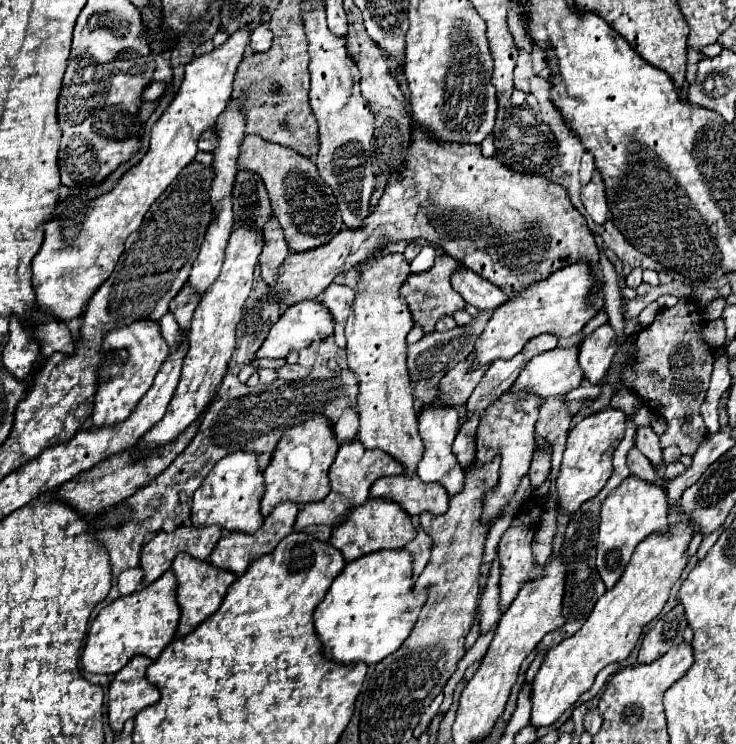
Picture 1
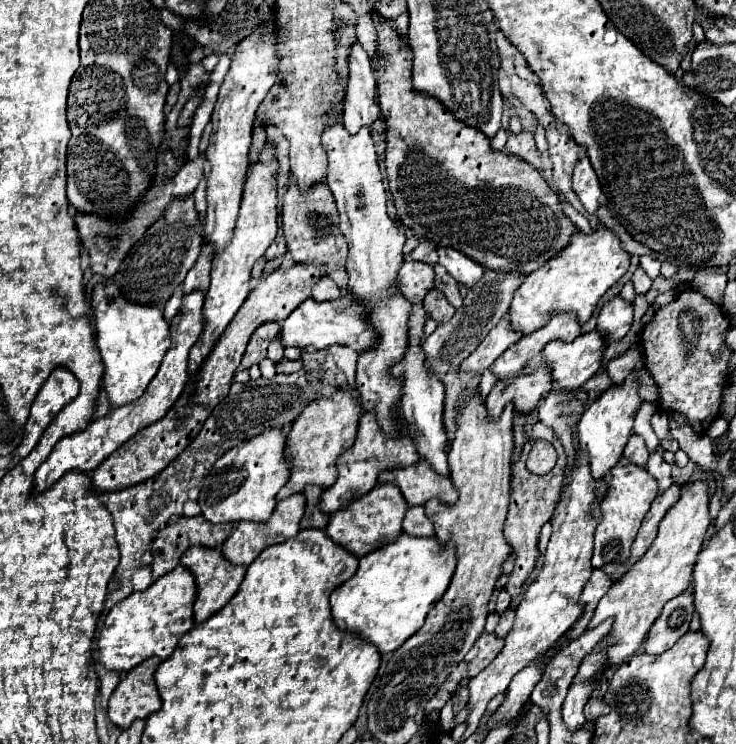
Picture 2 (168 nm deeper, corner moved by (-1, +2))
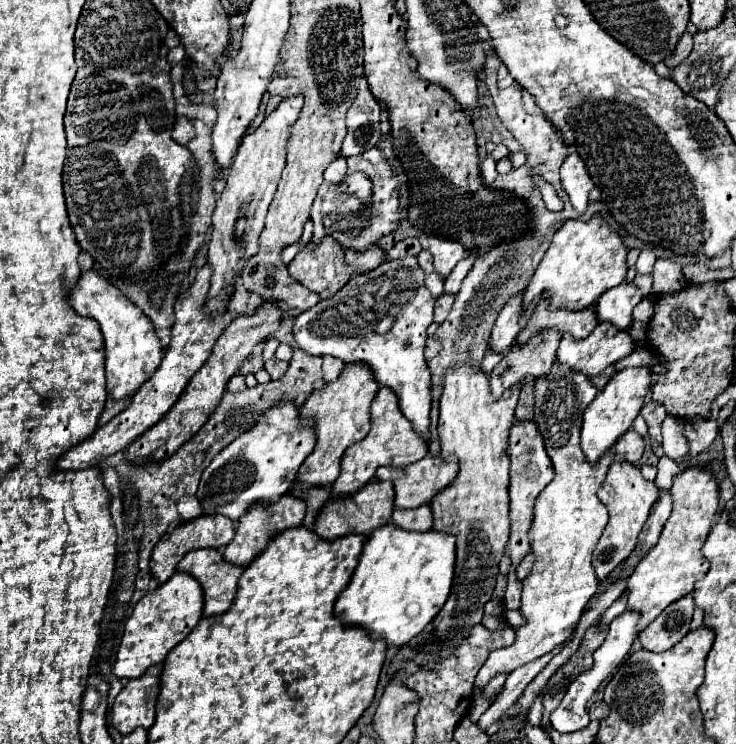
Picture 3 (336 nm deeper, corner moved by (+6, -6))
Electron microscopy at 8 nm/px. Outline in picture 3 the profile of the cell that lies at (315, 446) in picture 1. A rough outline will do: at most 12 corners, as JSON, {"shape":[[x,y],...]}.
{"shape":[[346,365],[300,409],[316,445],[298,483],[328,487],[370,429],[378,383]]}

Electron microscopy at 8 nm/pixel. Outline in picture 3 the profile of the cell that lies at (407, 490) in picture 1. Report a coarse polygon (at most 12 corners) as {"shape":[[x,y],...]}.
{"shape":[[424,457],[376,471],[396,507],[430,503],[458,475],[458,461]]}

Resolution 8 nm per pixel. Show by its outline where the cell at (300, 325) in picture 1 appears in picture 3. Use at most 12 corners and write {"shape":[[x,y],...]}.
{"shape":[[416,257],[294,319],[310,355],[366,365],[428,443],[434,299]]}

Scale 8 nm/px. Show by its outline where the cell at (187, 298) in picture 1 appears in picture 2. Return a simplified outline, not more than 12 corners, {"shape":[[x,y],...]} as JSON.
{"shape":[[201,249],[197,265],[185,277],[185,295],[209,287],[213,249]]}

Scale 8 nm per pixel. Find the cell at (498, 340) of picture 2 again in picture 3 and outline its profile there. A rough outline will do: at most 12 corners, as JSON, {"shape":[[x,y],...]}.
{"shape":[[522,293],[498,313],[490,351],[506,353],[524,327]]}

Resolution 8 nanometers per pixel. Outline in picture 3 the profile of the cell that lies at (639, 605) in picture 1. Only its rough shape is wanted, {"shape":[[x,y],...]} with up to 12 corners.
{"shape":[[702,467],[674,477],[672,513],[622,593],[642,631],[710,567],[718,509]]}

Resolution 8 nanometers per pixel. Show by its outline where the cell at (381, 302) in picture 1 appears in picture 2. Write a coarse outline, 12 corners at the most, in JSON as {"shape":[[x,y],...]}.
{"shape":[[329,125],[327,185],[349,291],[381,333],[359,353],[363,409],[395,435],[411,305],[395,293],[405,233],[385,211],[371,131]]}

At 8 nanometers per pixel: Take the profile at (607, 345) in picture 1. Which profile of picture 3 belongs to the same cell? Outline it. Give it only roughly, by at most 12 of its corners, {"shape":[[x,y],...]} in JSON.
{"shape":[[634,283],[608,289],[596,303],[600,323],[620,331],[642,301]]}

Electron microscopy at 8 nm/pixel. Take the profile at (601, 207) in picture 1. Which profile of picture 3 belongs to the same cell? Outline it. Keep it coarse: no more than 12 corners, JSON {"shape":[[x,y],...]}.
{"shape":[[578,153],[560,169],[562,187],[578,213],[588,209],[594,183]]}

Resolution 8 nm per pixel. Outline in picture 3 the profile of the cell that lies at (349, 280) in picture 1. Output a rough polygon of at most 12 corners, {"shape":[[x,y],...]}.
{"shape":[[332,237],[308,241],[288,273],[322,299],[352,275]]}

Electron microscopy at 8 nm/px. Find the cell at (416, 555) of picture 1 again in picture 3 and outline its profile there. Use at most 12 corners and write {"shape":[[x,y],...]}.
{"shape":[[430,505],[396,509],[392,523],[406,531],[430,531]]}

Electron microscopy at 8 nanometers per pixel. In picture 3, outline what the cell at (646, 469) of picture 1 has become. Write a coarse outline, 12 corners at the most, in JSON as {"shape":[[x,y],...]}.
{"shape":[[628,429],[614,445],[618,459],[638,465],[644,439]]}

